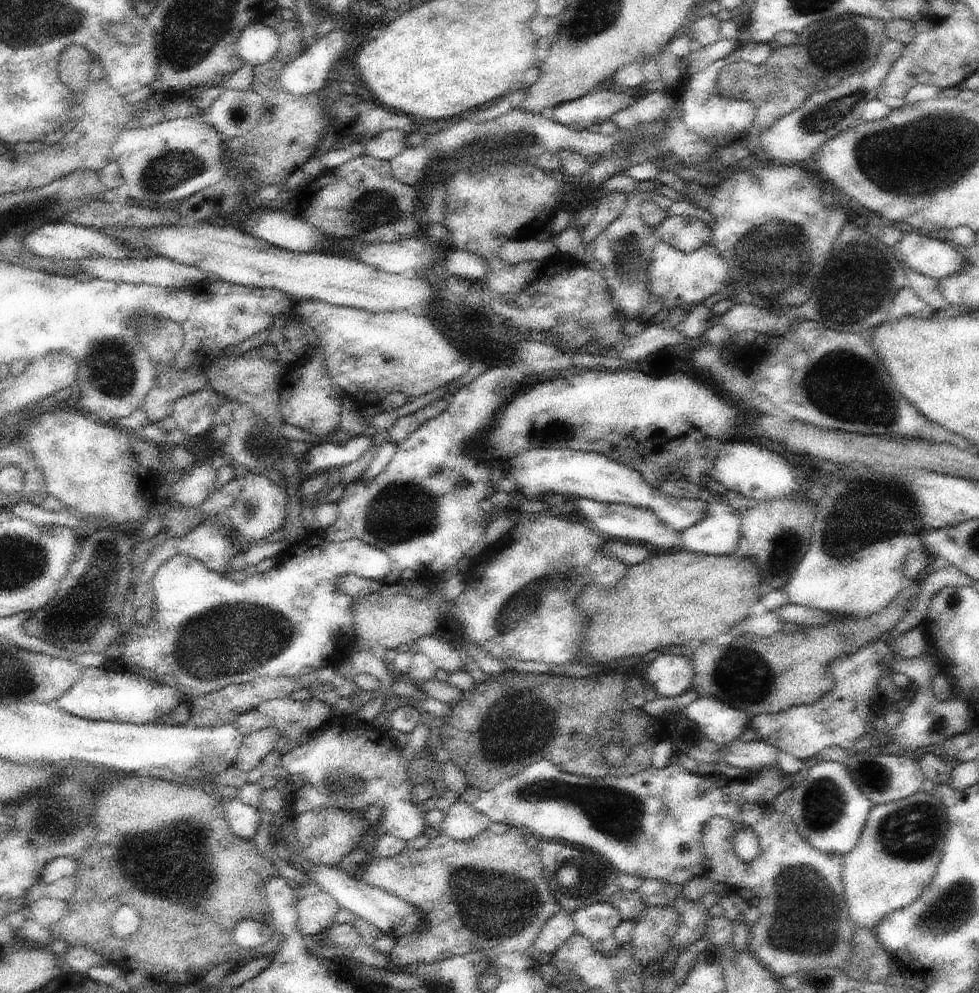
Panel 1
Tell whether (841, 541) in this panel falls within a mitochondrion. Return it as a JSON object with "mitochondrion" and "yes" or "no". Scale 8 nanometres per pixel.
{"mitochondrion":"yes"}

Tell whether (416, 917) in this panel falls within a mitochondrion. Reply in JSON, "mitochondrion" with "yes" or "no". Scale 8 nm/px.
{"mitochondrion":"no"}

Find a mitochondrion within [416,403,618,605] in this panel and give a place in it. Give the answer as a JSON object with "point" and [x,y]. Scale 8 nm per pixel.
{"point":[558,428]}

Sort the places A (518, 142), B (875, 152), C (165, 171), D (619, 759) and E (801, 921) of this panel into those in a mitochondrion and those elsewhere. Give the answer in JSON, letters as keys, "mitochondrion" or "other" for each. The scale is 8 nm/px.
{"A":"other","B":"mitochondrion","C":"mitochondrion","D":"other","E":"mitochondrion"}

